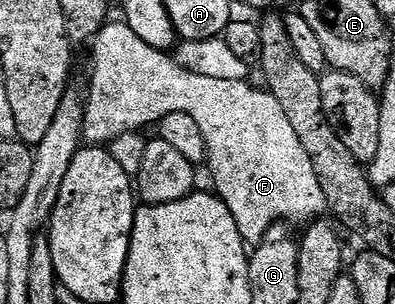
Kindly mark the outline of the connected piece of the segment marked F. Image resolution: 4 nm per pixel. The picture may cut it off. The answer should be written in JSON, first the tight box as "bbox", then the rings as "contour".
{"bbox":[83,21,328,245],"contour":[[[108,21],[104,23],[103,28],[93,40],[93,48],[95,47],[95,57],[91,63],[91,84],[87,87],[87,95],[85,91],[85,102],[83,104],[83,138],[91,145],[107,145],[112,139],[124,133],[139,133],[152,123],[158,124],[160,118],[169,113],[176,111],[177,113],[189,113],[194,120],[197,121],[199,128],[204,134],[207,142],[206,162],[211,165],[211,179],[215,182],[213,186],[214,194],[218,195],[221,201],[225,201],[225,205],[229,205],[229,213],[233,213],[233,221],[237,221],[237,229],[241,233],[244,243],[254,245],[267,236],[267,230],[275,223],[290,221],[292,224],[303,223],[310,224],[312,221],[320,218],[328,210],[325,199],[325,193],[322,192],[321,184],[317,181],[317,175],[313,171],[313,164],[309,159],[309,154],[305,153],[305,148],[301,145],[297,135],[293,131],[291,124],[281,105],[277,103],[276,97],[262,86],[250,87],[247,81],[220,81],[217,77],[201,77],[201,73],[193,73],[189,69],[185,69],[168,52],[153,49],[153,45],[145,45],[145,41],[141,41],[141,37],[137,37],[137,33],[133,33],[133,29],[129,29],[126,21]]]}

